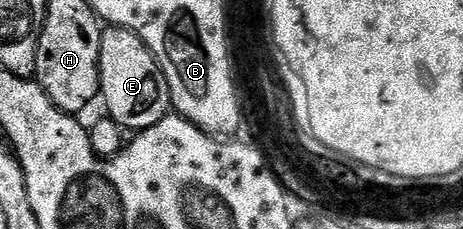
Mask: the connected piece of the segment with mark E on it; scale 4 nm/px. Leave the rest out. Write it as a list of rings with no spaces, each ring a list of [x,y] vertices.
[[[108,27],[101,35],[100,55],[100,92],[99,96],[108,108],[107,116],[112,118],[120,126],[121,130],[143,131],[154,127],[163,117],[169,116],[172,109],[172,92],[164,72],[160,70],[160,64],[156,56],[146,47],[146,43],[137,33],[131,33],[129,29],[117,29]]]

